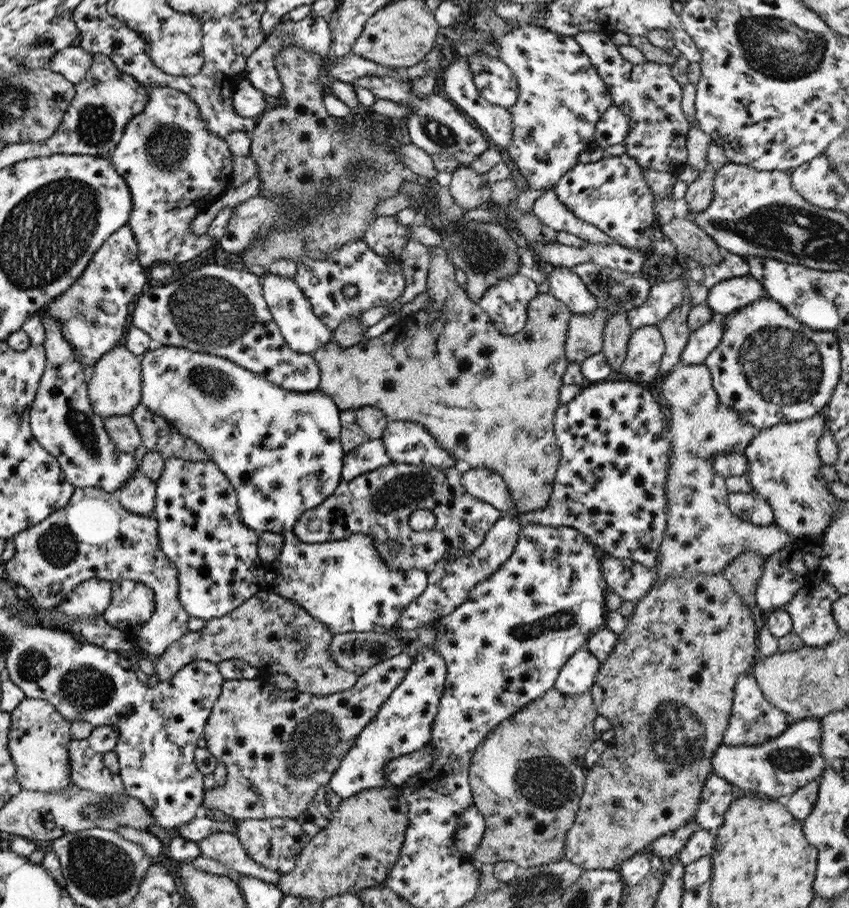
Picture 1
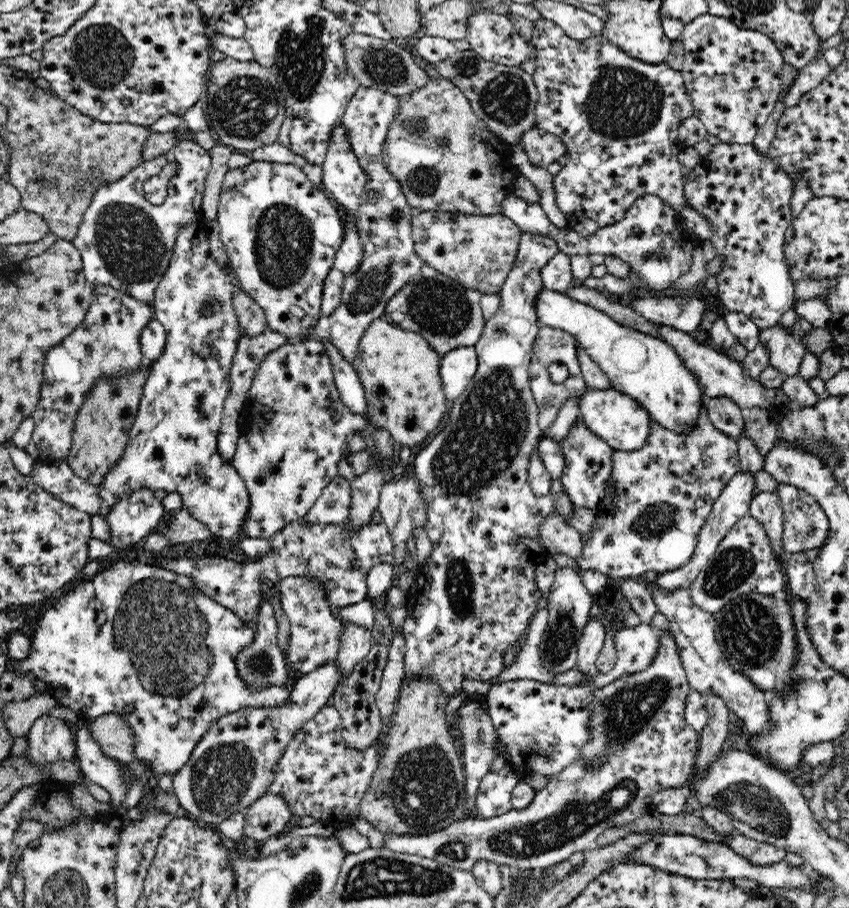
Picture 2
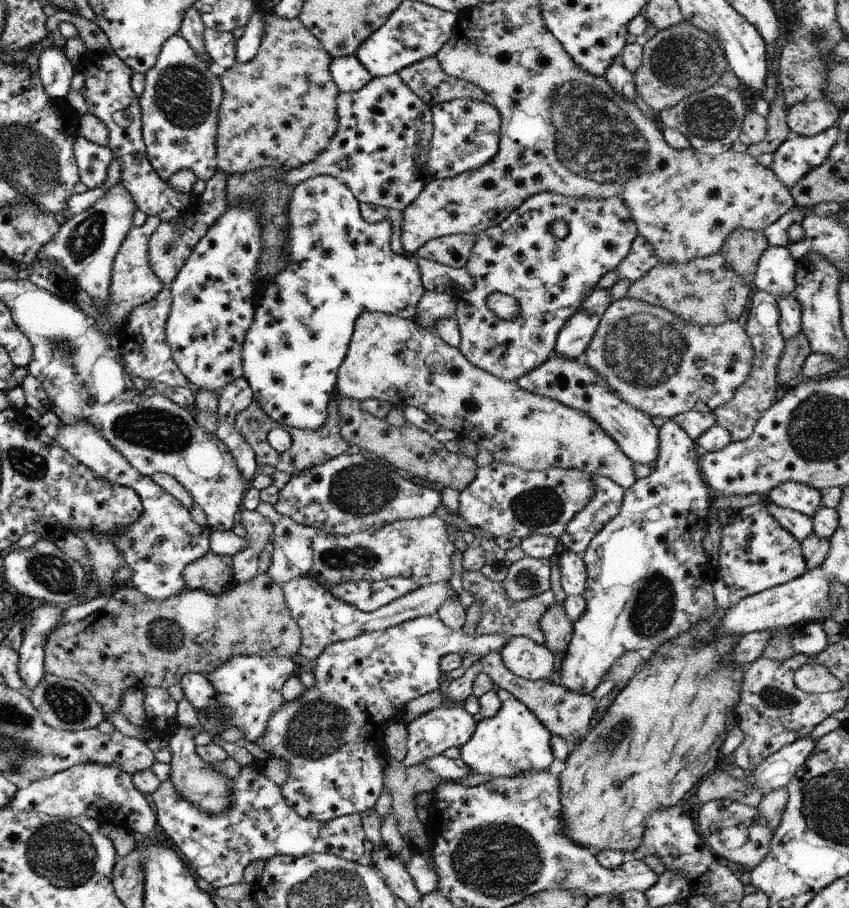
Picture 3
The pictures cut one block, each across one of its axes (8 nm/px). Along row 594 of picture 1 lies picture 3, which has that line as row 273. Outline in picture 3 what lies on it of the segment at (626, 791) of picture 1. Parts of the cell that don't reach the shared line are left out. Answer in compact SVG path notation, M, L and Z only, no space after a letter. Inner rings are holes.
M718 252L689 263L662 263L653 266L644 276L635 280L626 297L644 301L648 305L665 308L693 325L721 325L736 321L746 310L751 286Z

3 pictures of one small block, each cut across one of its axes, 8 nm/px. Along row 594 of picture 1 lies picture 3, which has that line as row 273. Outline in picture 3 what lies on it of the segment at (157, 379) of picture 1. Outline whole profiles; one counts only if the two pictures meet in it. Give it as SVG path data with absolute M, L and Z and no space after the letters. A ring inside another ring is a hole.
M318 175L307 178L297 184L291 192L288 209L289 226L285 233L285 250L283 255L287 256L289 264L281 273L271 278L265 291L257 298L255 315L251 327L247 330L242 347L242 372L243 377L248 381L253 392L253 400L256 401L261 409L277 423L286 427L296 427L297 429L316 430L320 428L327 419L329 402L336 394L337 374L347 355L347 350L351 341L351 336L355 327L355 320L364 311L380 311L389 315L396 315L405 319L412 319L415 316L417 304L425 293L421 281L421 272L415 261L416 256L400 256L391 248L391 222L382 221L379 223L369 223L365 221L359 209L359 202L352 194L352 191L336 177L330 175Z

